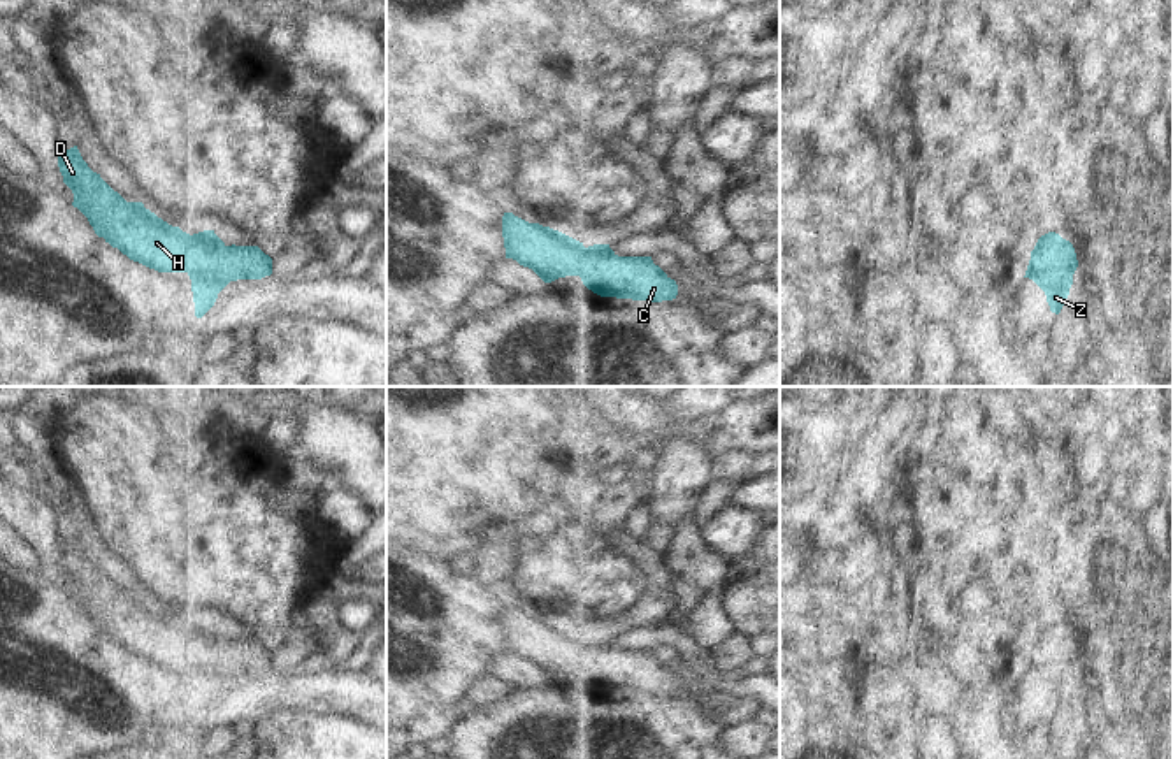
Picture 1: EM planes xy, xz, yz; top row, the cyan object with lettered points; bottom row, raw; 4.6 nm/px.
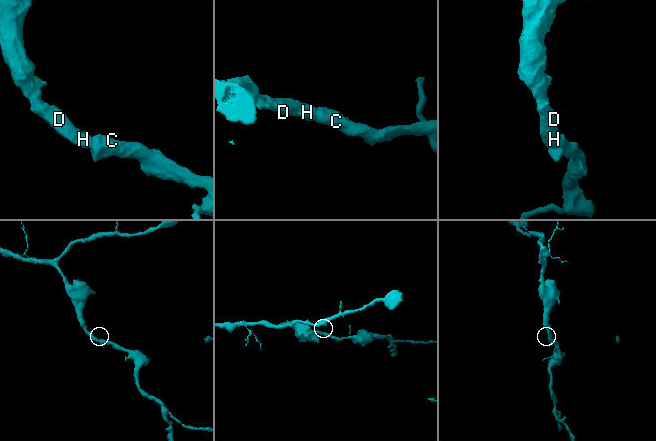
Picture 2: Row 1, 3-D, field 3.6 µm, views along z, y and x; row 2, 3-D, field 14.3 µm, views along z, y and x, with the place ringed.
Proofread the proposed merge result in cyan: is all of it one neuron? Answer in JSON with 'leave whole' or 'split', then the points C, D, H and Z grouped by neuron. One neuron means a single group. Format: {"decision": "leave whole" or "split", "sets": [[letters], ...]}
{"decision": "leave whole", "sets": [["C", "D", "H", "Z"]]}

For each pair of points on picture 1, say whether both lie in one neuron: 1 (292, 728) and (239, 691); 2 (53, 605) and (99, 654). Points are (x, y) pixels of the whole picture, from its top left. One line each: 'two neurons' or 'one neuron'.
1: two neurons
2: one neuron

